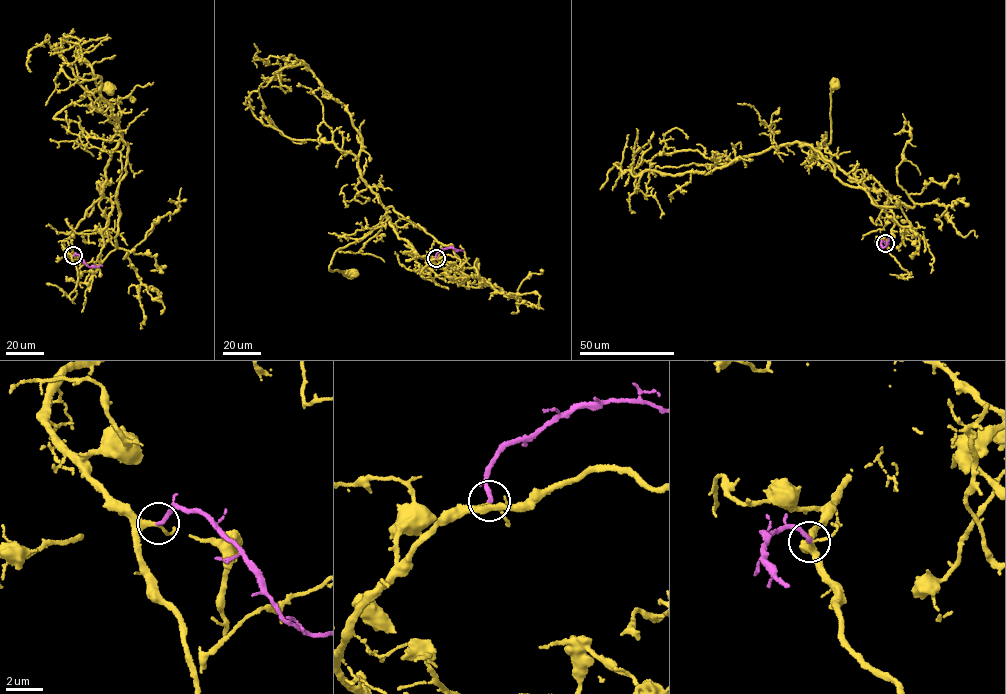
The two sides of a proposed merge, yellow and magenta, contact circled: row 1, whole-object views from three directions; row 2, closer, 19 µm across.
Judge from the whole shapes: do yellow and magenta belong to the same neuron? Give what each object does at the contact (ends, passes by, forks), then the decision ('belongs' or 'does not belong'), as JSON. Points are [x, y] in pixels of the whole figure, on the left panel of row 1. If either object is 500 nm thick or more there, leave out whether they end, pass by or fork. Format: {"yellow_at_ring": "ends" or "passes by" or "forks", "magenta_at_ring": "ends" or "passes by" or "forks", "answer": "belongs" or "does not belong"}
{"yellow_at_ring": "passes by", "magenta_at_ring": "ends", "answer": "belongs"}

